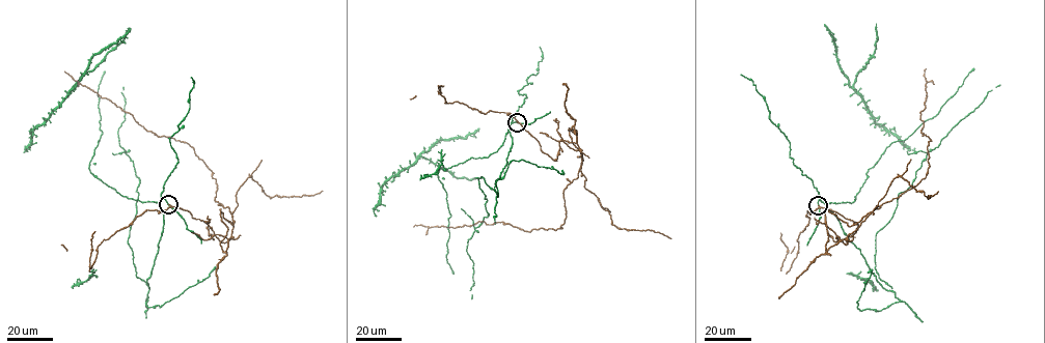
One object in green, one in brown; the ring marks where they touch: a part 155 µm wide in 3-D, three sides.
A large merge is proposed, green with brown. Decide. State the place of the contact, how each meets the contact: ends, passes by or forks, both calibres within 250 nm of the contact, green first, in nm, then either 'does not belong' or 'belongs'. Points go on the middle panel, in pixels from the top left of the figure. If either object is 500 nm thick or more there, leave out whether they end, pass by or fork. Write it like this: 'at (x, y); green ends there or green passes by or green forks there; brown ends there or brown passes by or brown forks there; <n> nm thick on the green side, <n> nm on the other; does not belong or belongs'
at (517, 122); green passes by; brown ends there; 140 nm thick on the green side, 180 nm on the other; does not belong

